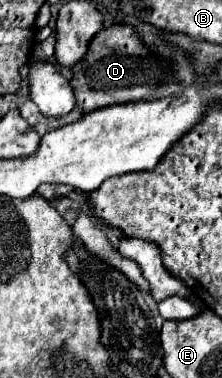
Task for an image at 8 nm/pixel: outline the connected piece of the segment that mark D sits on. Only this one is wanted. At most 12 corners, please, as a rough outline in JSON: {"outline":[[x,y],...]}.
{"outline":[[137,28],[97,32],[71,68],[81,114],[169,86]]}

